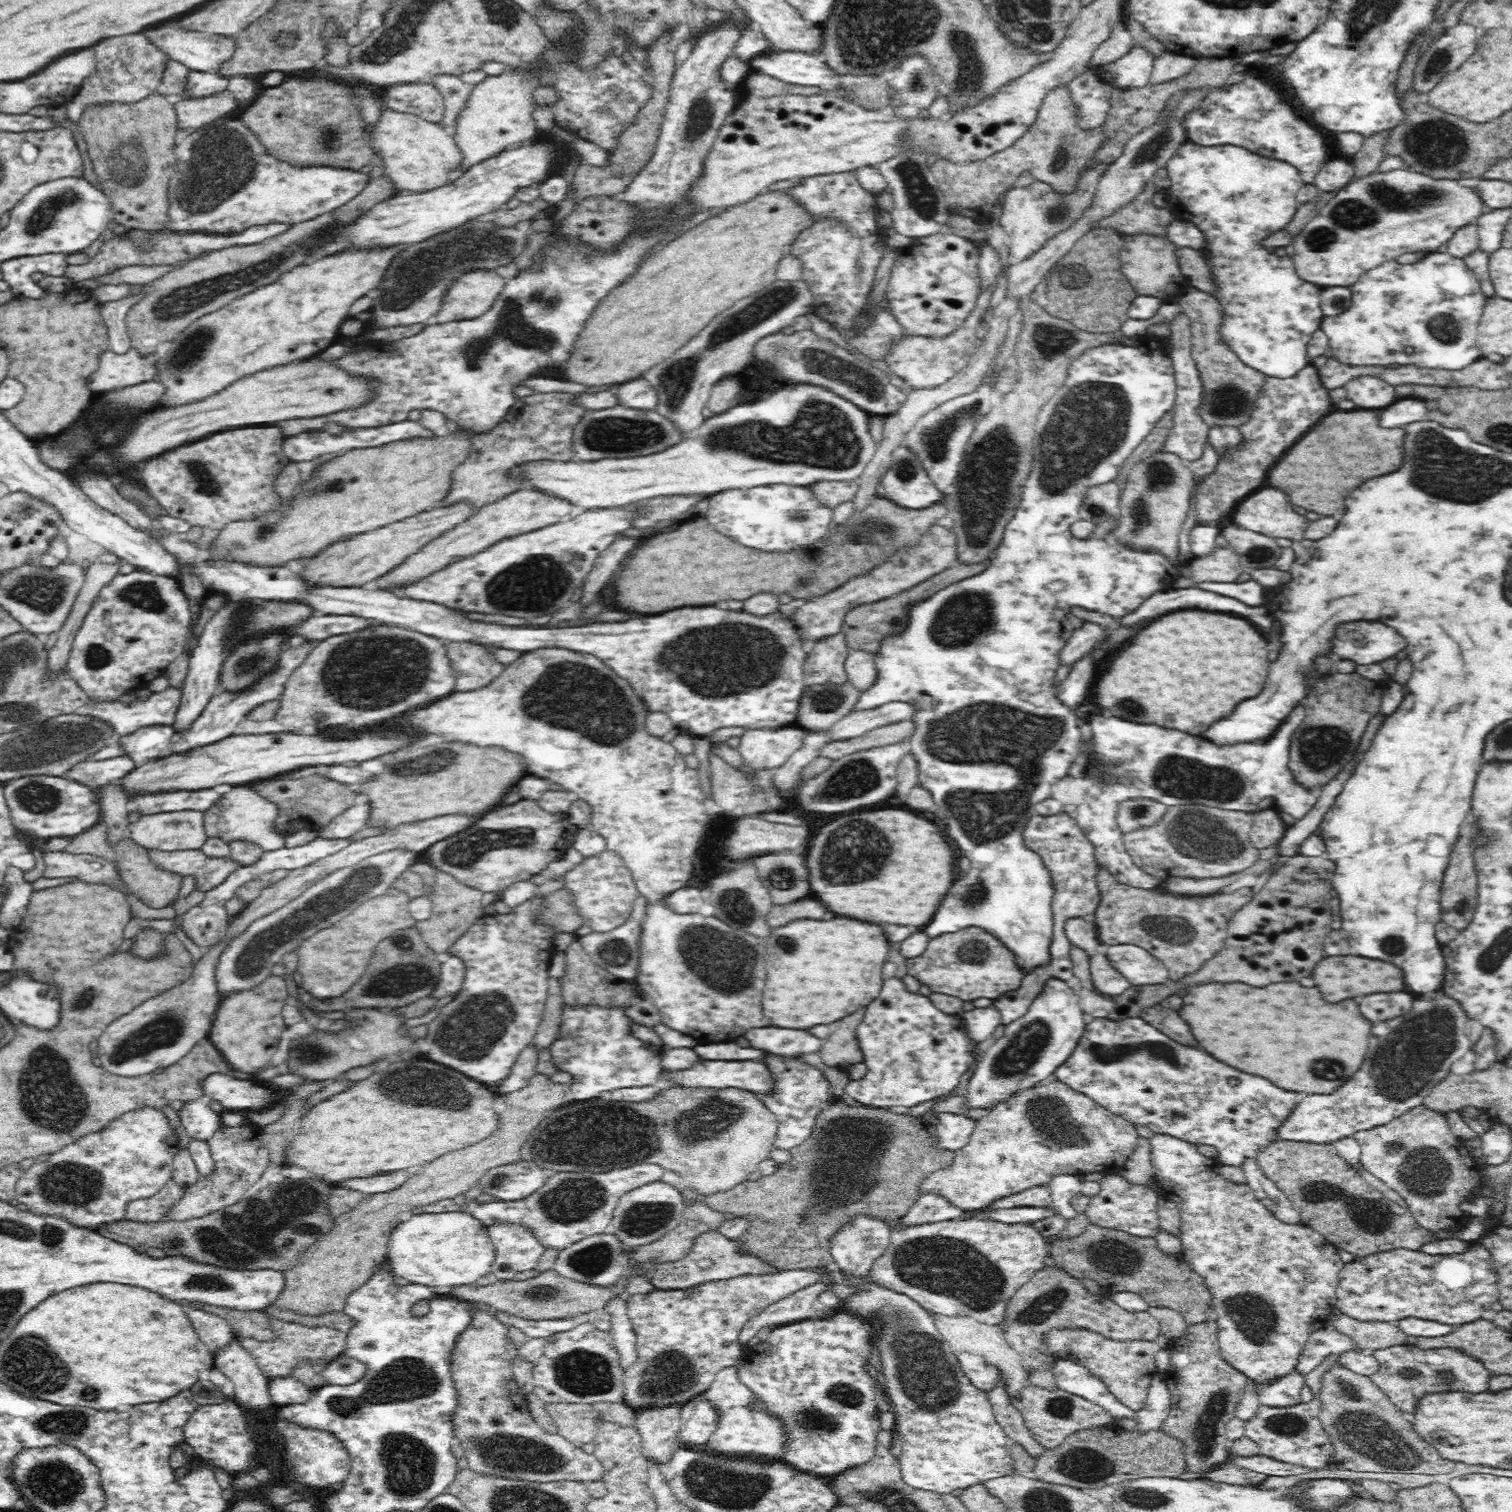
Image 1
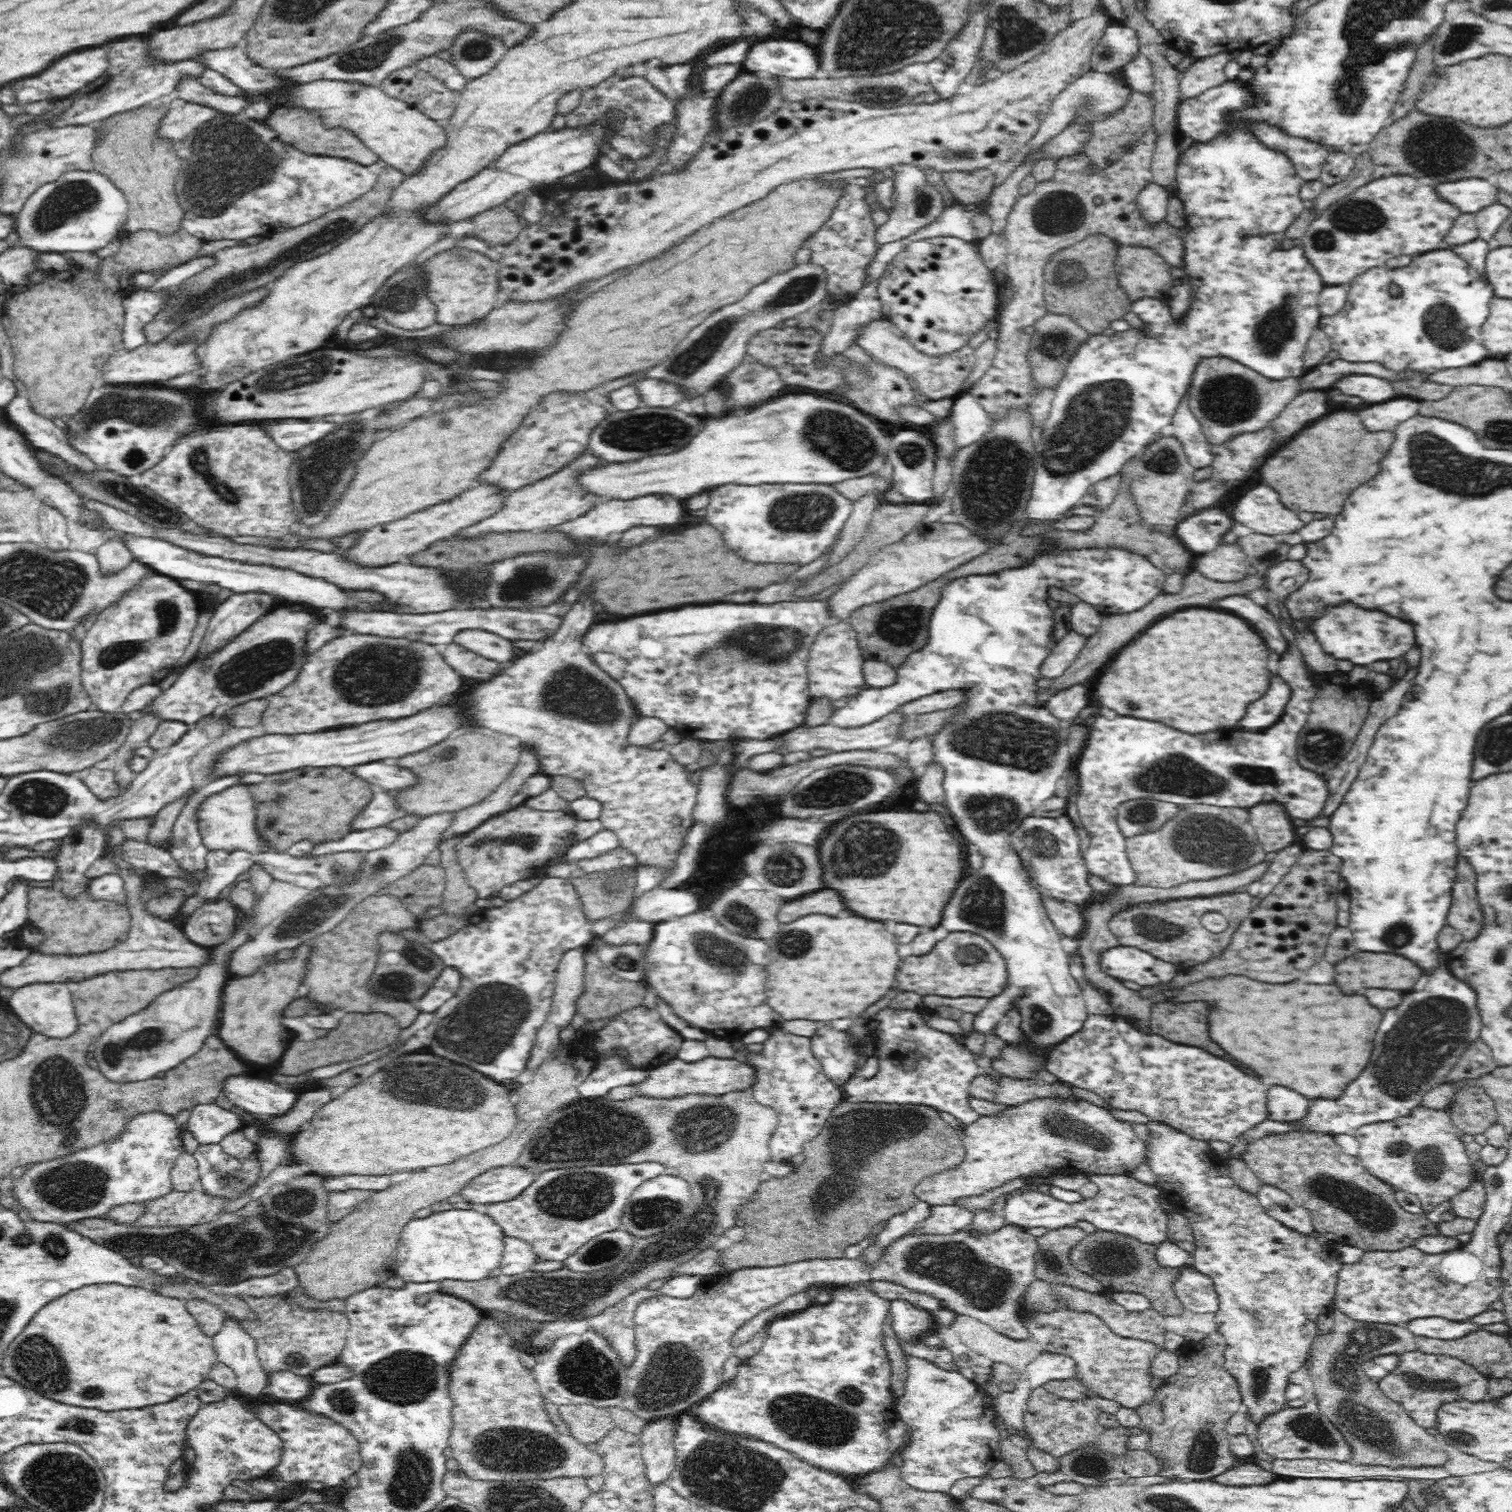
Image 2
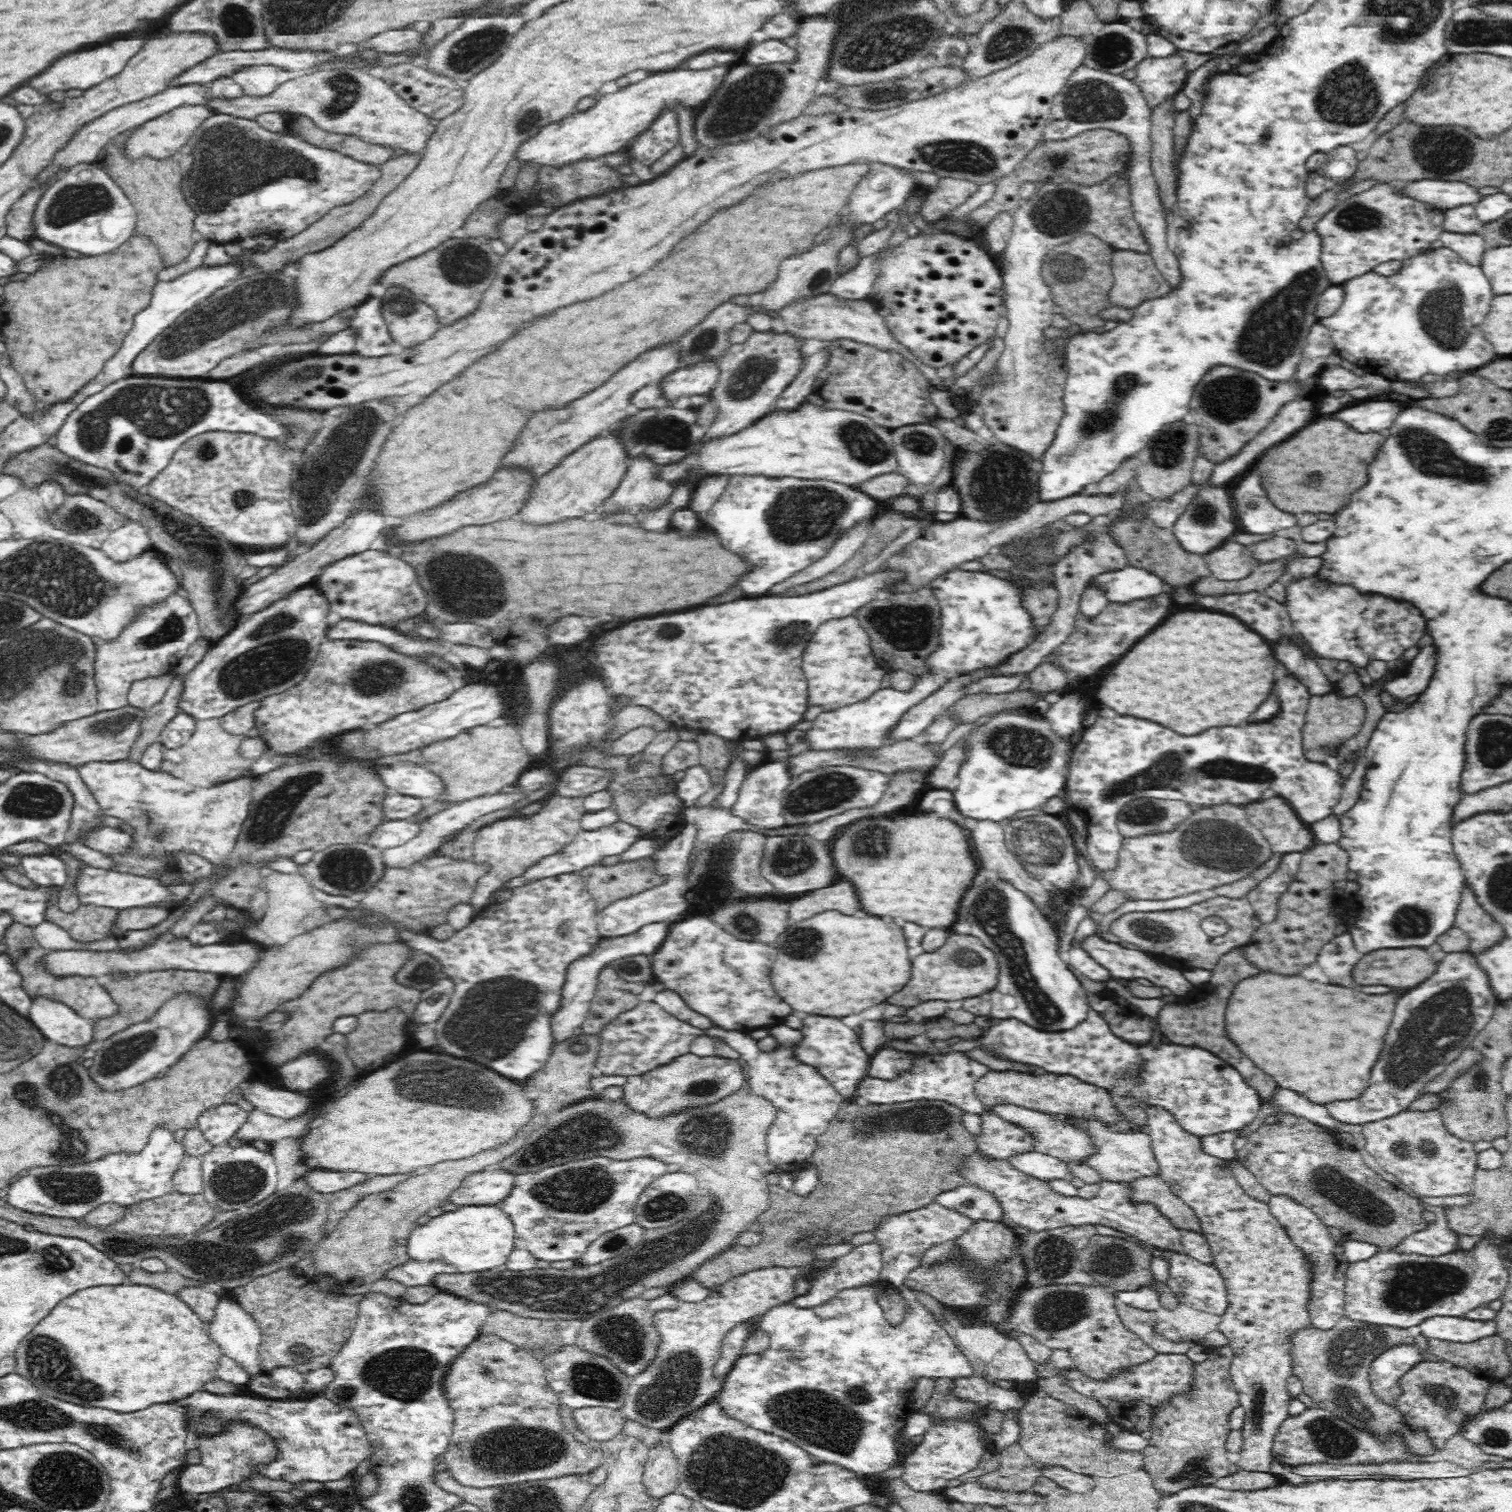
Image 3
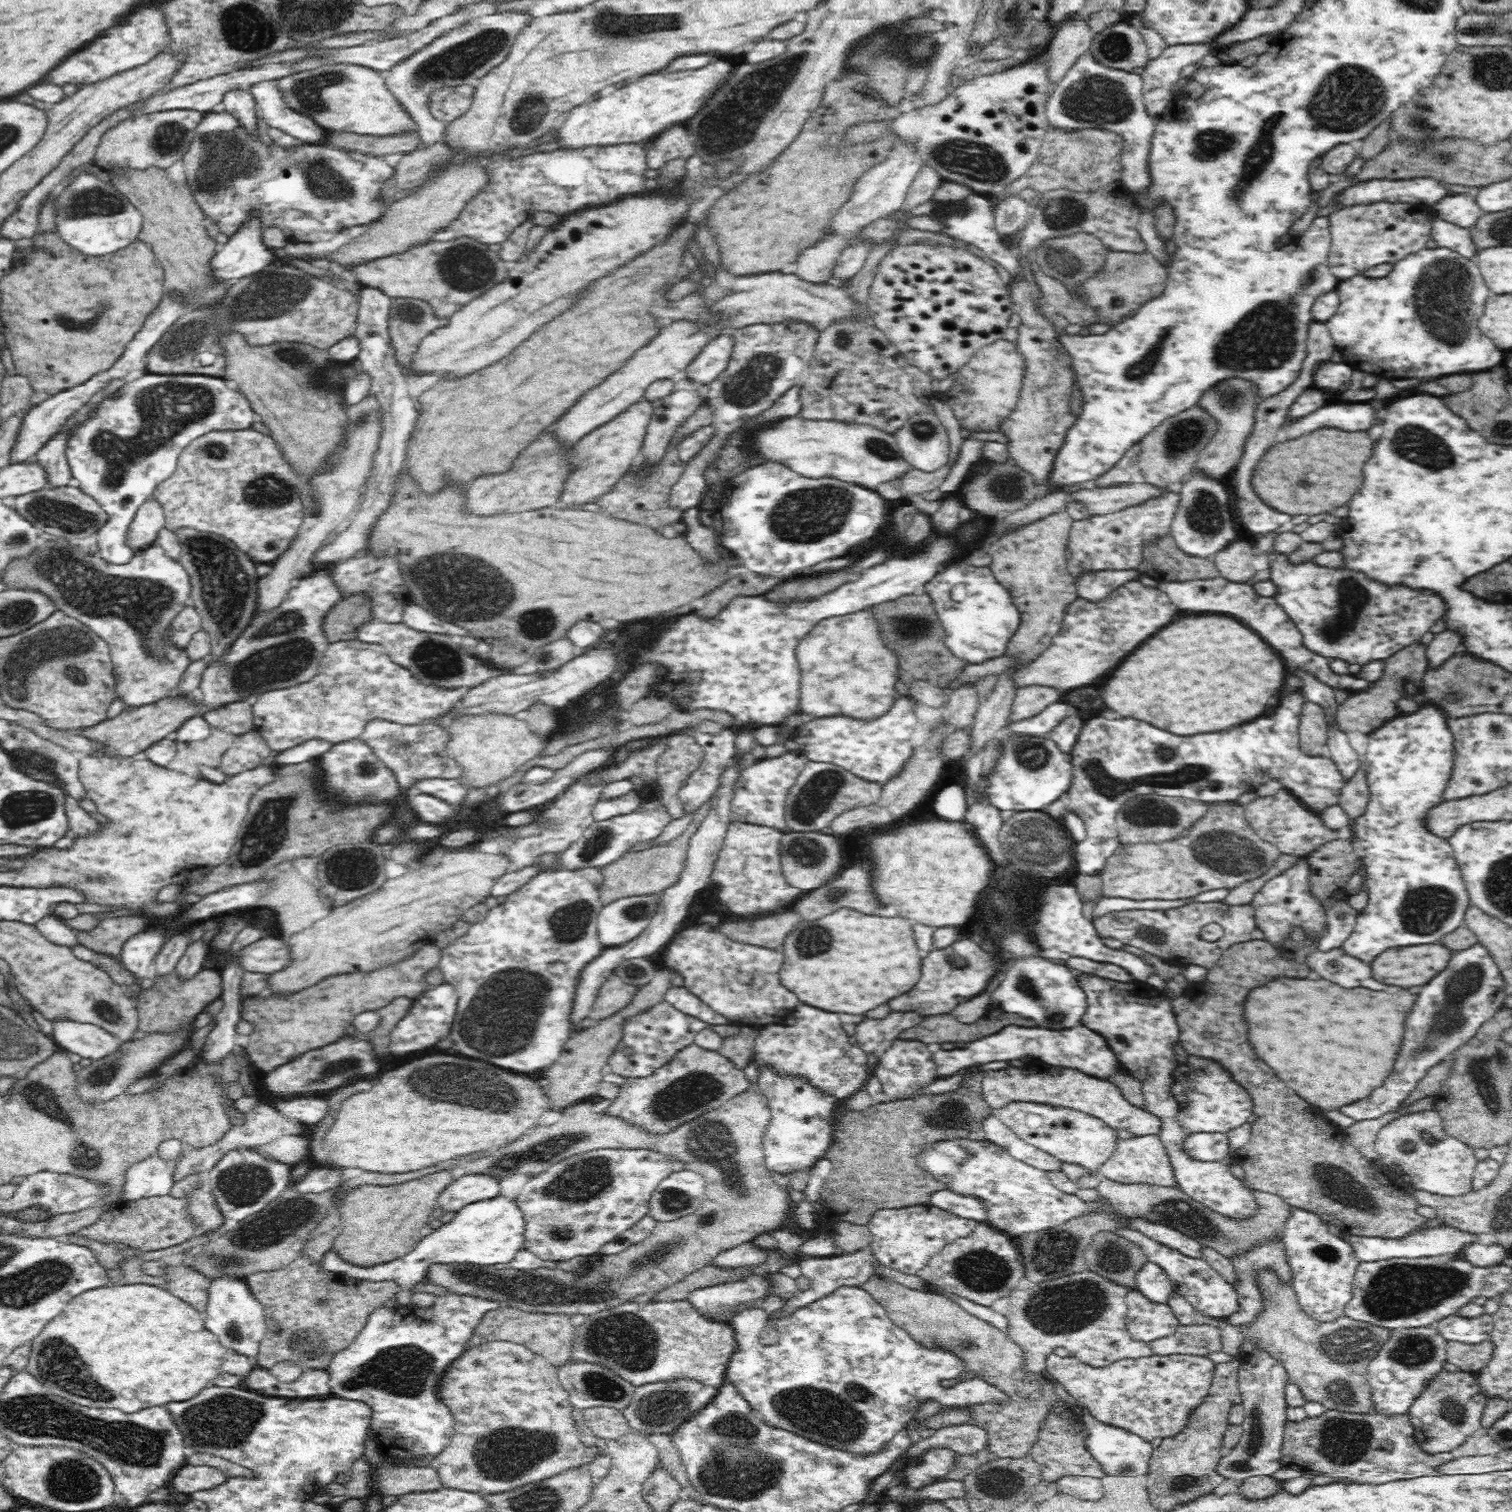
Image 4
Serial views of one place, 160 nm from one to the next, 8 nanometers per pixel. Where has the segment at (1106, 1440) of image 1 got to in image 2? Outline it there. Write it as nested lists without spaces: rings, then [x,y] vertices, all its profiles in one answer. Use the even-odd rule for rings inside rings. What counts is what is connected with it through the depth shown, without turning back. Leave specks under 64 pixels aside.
[[[1086,1443],[1081,1447],[1068,1451],[1066,1454],[1059,1456],[1057,1469],[1053,1471],[1037,1472],[1033,1476],[1033,1481],[1038,1486],[1047,1487],[1058,1484],[1058,1482],[1076,1482],[1084,1486],[1102,1486],[1102,1482],[1114,1480],[1114,1478],[1136,1478],[1139,1476],[1156,1476],[1166,1468],[1164,1459],[1154,1455],[1150,1448],[1134,1449],[1127,1447],[1122,1456],[1116,1456],[1116,1453],[1104,1451],[1092,1443]]]

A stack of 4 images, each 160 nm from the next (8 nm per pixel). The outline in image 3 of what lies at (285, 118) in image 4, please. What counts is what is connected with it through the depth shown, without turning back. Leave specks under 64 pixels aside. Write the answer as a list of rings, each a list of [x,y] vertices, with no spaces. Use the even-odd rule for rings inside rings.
[[[272,65],[238,68],[231,78],[242,88],[244,95],[262,97],[271,94],[279,85],[296,78],[295,72]]]

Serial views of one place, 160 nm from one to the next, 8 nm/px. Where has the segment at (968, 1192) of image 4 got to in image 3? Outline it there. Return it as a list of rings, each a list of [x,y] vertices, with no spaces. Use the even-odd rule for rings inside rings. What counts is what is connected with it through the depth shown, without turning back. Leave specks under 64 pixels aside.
[[[977,1151],[967,1160],[965,1174],[967,1183],[980,1187],[980,1192],[986,1190],[994,1193],[1004,1211],[1001,1222],[1010,1229],[1022,1226],[1030,1231],[1041,1231],[1100,1224],[1162,1251],[1182,1251],[1179,1228],[1170,1223],[1156,1205],[1133,1200],[1134,1185],[1131,1182],[1102,1180],[1099,1183],[1101,1189],[1098,1196],[1090,1199],[1062,1196],[1054,1192],[1048,1182],[1024,1175],[1016,1171],[1010,1163],[996,1163],[994,1160],[984,1159]]]

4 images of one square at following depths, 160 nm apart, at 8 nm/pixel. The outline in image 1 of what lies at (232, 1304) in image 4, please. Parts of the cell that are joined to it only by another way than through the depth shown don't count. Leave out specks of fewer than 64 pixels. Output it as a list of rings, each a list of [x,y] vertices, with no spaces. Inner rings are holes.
[[[238,1339],[222,1348],[214,1356],[214,1367],[220,1370],[234,1387],[234,1398],[238,1406],[264,1412],[273,1405],[266,1379],[250,1355],[241,1347]]]

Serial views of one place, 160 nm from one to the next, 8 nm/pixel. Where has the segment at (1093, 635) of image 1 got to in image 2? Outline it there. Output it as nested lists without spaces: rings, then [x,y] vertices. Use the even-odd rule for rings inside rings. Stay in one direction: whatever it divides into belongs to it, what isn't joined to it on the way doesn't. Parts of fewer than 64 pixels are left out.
[[[1072,630],[1068,631],[1053,646],[1050,656],[1045,660],[1046,664],[1042,666],[1042,675],[1048,679],[1060,676],[1084,650],[1089,637]]]

